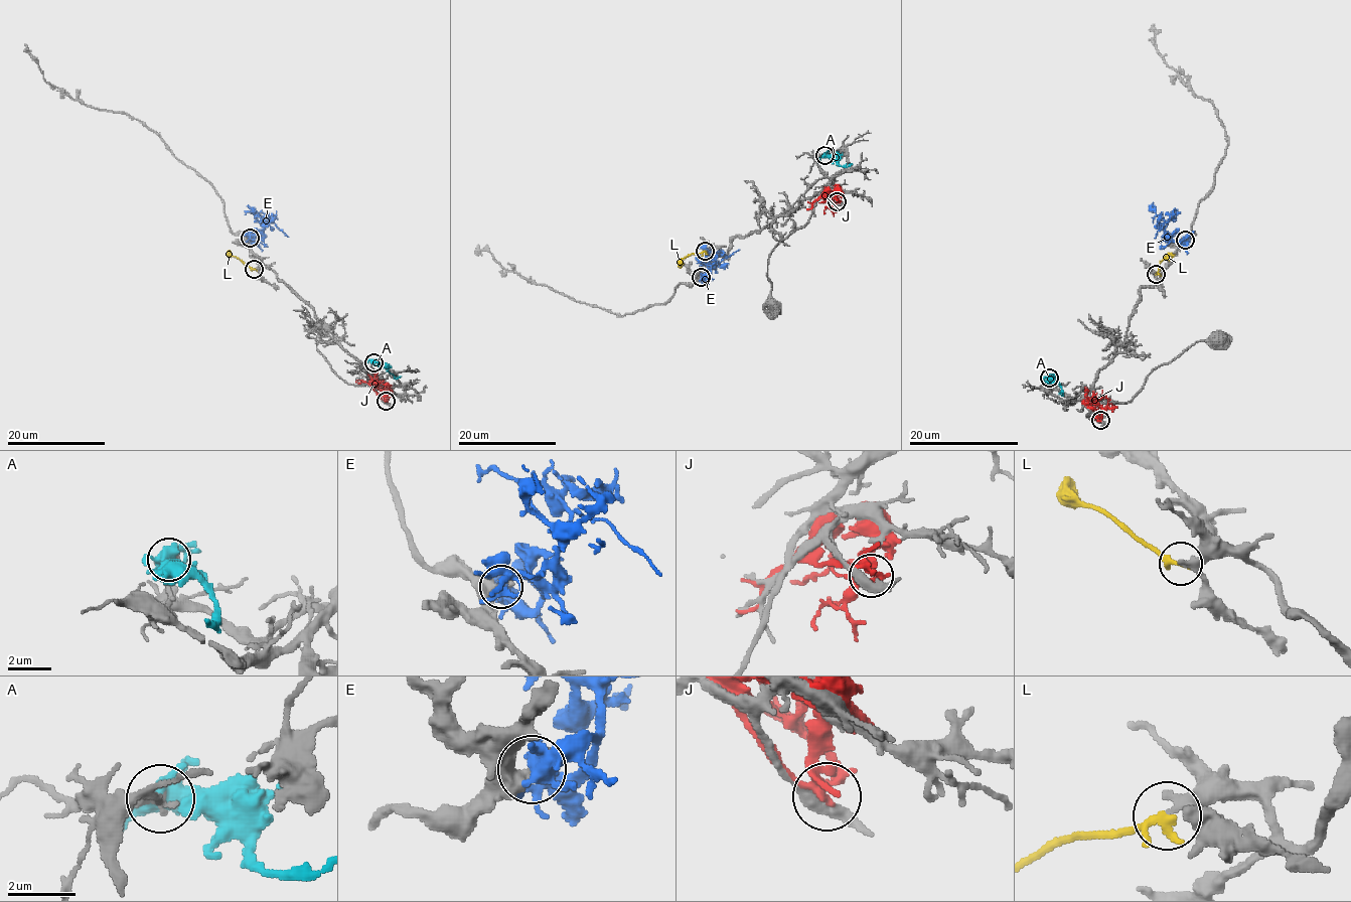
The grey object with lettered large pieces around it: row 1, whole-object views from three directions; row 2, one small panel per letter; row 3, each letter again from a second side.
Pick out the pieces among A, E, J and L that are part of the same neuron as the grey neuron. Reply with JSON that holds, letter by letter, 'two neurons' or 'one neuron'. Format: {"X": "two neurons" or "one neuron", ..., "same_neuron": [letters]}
{"A": "two neurons", "E": "two neurons", "J": "two neurons", "L": "one neuron", "same_neuron": ["L"]}

